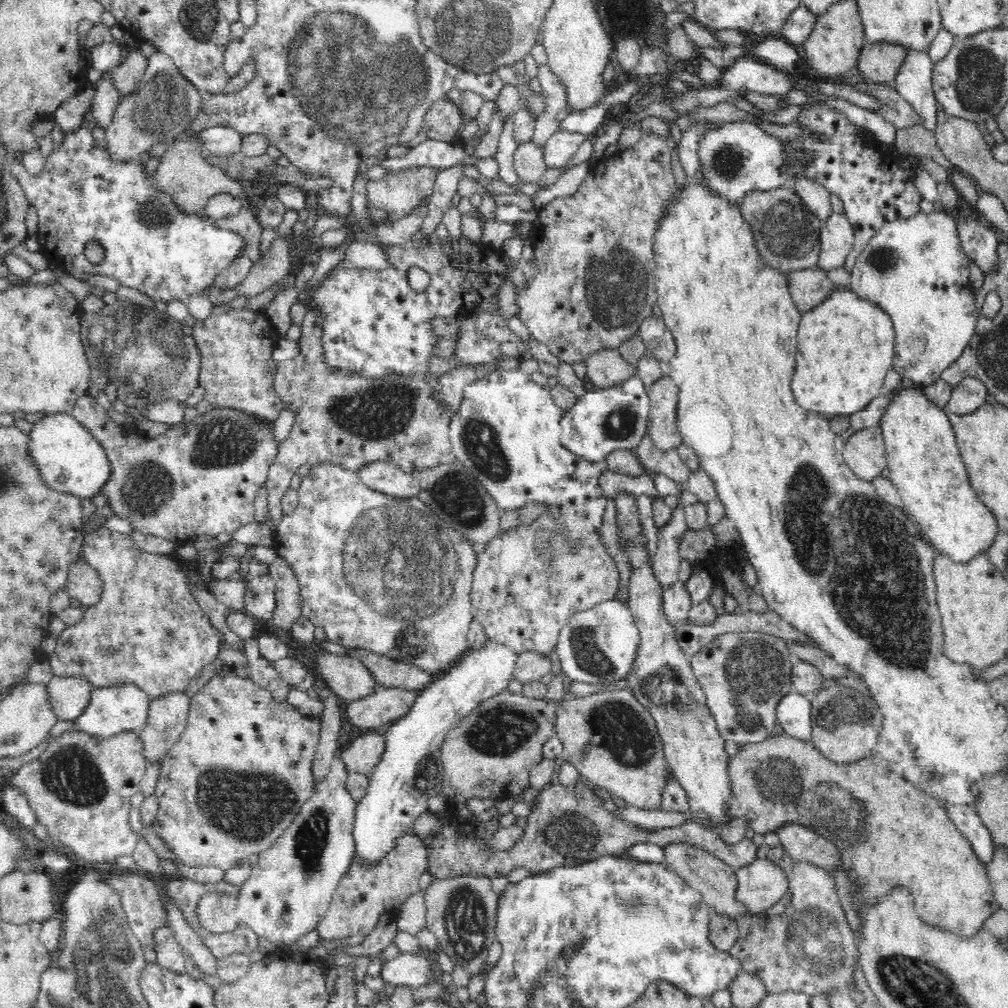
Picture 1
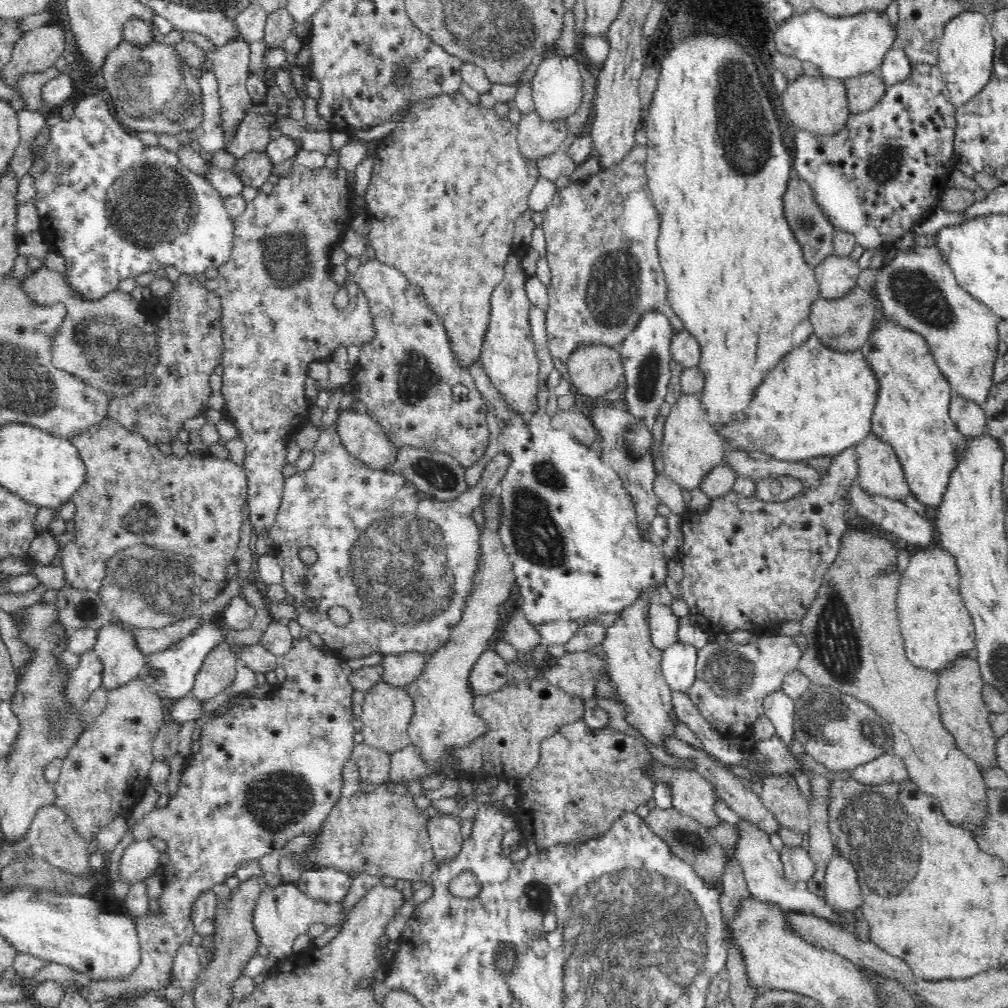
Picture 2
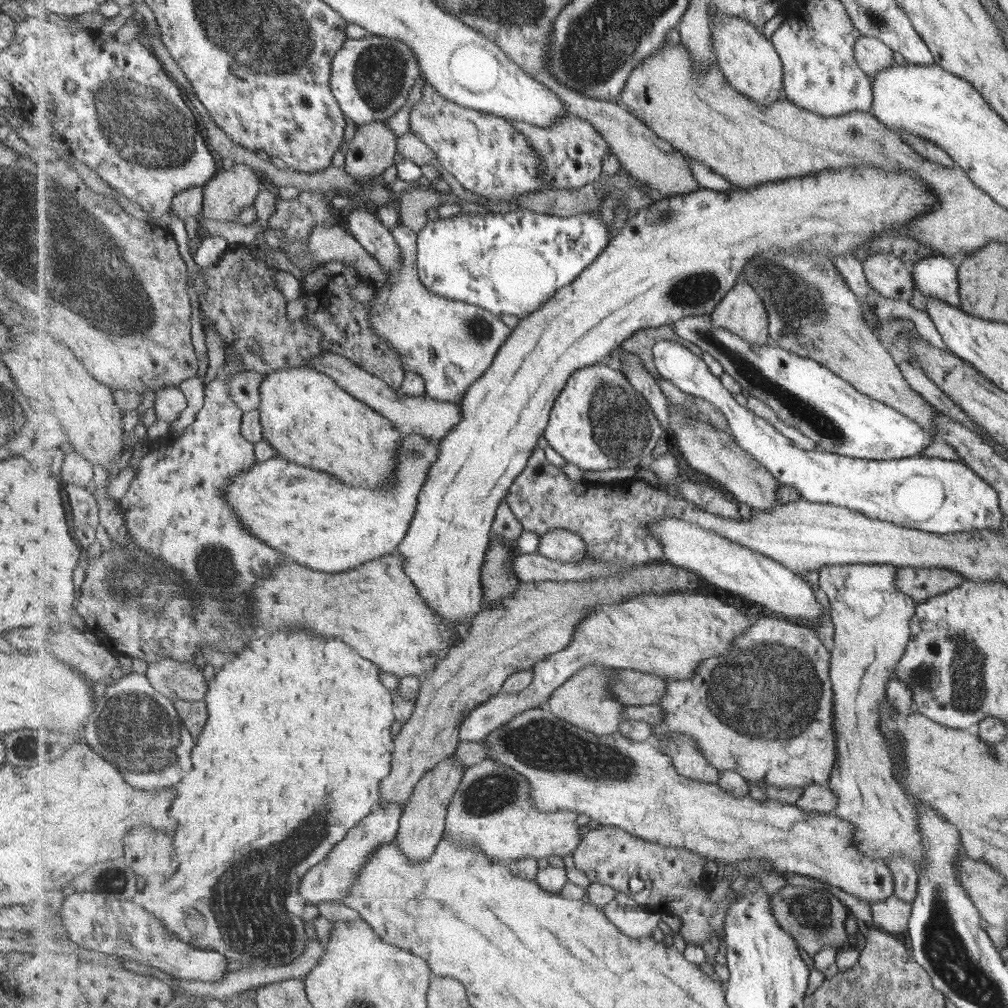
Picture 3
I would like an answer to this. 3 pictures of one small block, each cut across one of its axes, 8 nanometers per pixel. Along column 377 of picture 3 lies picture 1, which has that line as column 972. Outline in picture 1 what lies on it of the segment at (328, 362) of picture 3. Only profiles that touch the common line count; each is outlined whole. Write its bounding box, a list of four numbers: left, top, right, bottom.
[945,376,988,415]

